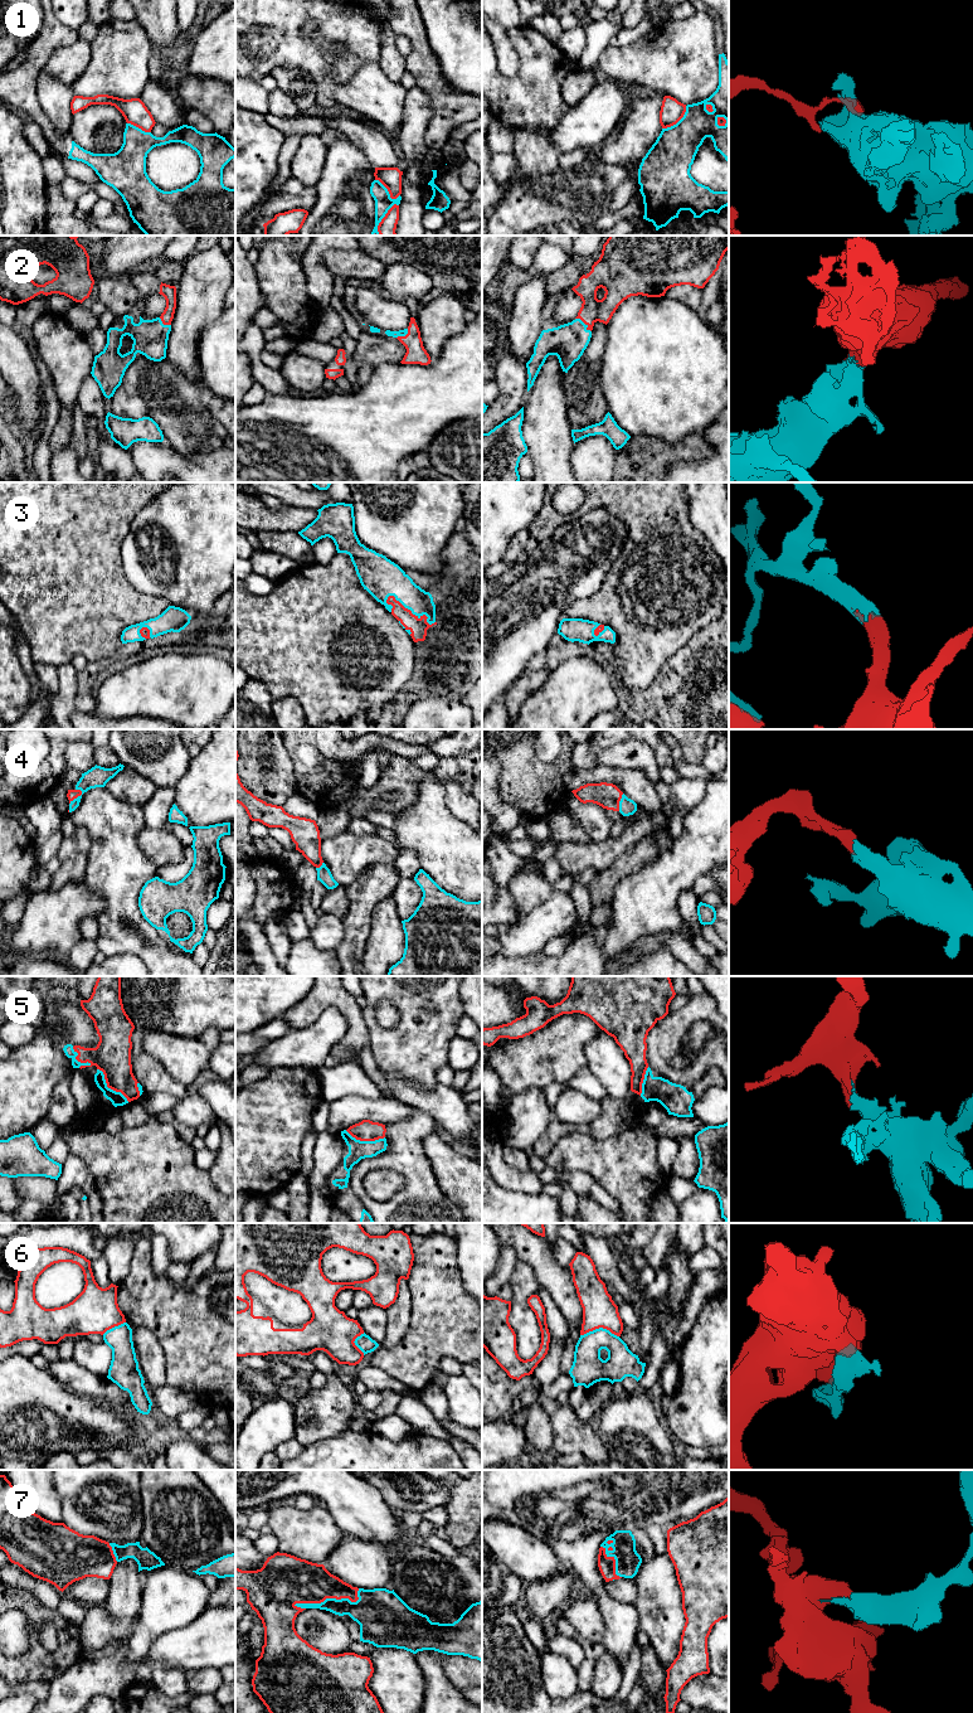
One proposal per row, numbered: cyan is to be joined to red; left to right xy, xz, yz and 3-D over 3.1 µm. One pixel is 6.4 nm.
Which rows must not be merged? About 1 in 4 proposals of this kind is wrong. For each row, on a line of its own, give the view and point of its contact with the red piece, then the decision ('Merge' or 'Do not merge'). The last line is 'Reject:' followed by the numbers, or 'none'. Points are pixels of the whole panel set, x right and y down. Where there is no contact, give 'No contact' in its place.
1: Touches red at yz (677, 121). Do not merge
2: Touches red at yz (584, 323). Merge
3: Touches red at xz (410, 612). Merge
4: Touches red at xy (77, 796). Merge
5: Touches red at xy (108, 1087). Merge
6: Touches red at yz (599, 1326). Do not merge
7: Touches red at xz (330, 1597). Merge
Reject: 1, 6

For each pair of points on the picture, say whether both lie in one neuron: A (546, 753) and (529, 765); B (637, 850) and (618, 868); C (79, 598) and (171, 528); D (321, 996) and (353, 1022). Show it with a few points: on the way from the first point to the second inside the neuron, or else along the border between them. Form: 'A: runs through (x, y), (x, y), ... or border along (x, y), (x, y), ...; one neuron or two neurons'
A: border along (533, 742), (543, 761), (551, 761), (560, 752); two neurons
B: runs through (632, 855), (623, 864); one neuron
C: border along (125, 537), (121, 544), (122, 571), (139, 591); two neurons
D: runs through (331, 996), (335, 996), (350, 1012); one neuron

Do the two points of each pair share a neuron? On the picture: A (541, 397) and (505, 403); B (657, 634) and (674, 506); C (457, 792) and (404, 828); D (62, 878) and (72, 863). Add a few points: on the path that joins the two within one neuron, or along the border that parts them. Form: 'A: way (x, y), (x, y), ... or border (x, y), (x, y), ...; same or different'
A: border (528, 392), (523, 406); different
B: way (666, 602), (669, 568), (672, 564), (672, 538); same
C: border (444, 780), (444, 804), (465, 823); different
D: way (64, 874), (72, 867); same

